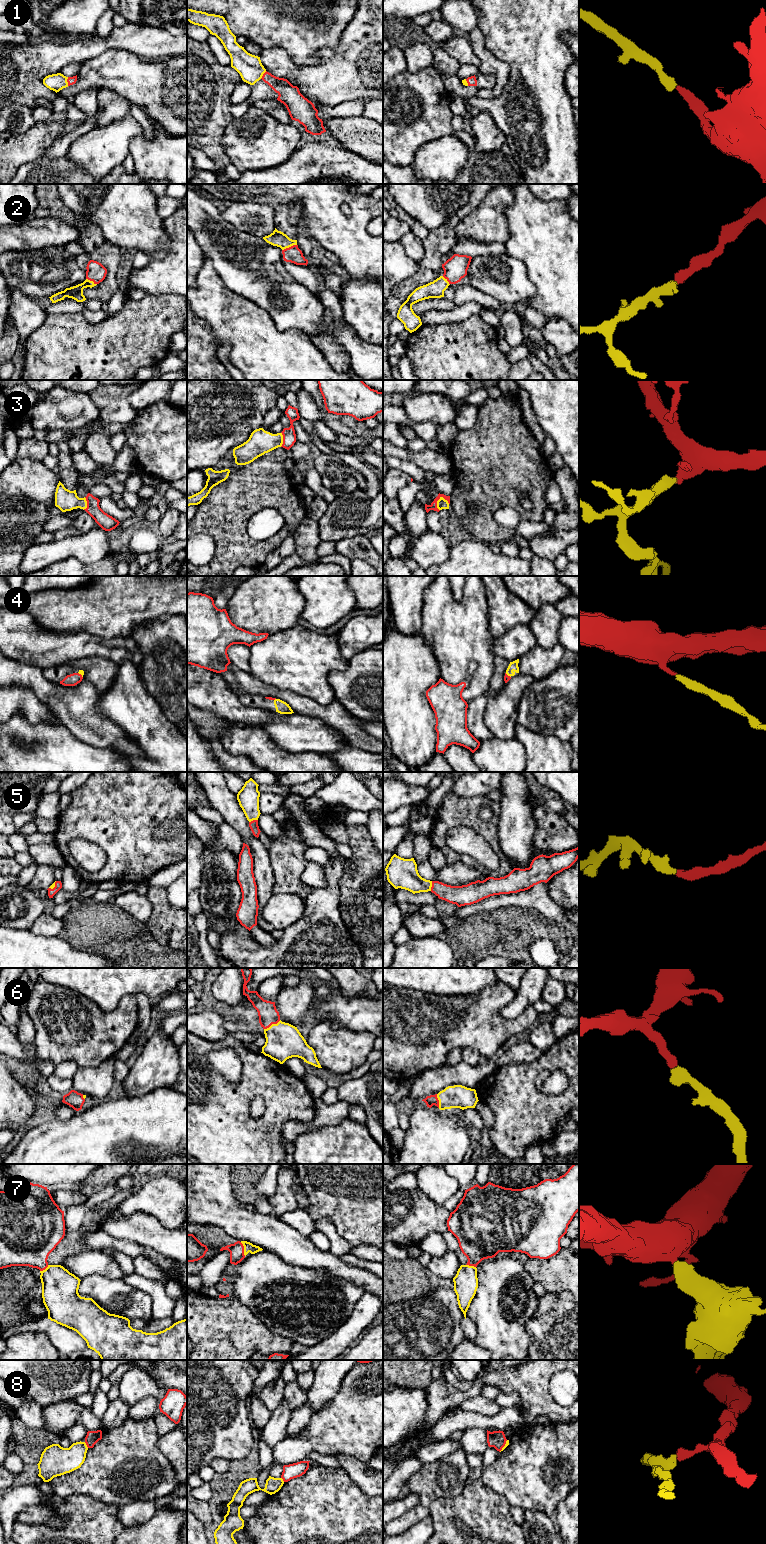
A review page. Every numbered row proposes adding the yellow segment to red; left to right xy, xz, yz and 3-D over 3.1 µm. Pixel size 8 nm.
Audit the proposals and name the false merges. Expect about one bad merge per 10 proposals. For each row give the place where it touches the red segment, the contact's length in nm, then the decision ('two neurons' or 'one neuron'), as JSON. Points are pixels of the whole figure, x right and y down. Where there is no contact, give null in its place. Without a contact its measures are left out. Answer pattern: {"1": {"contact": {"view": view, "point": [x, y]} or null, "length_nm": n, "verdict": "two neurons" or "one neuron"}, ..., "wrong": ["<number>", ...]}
{"1": {"contact": {"view": "xy", "point": [67, 81]}, "length_nm": 70, "verdict": "one neuron"}, "2": {"contact": {"view": "xz", "point": [289, 247]}, "length_nm": 130, "verdict": "one neuron"}, "3": {"contact": {"view": "yz", "point": [436, 503]}, "length_nm": 120, "verdict": "one neuron"}, "4": {"contact": {"view": "xy", "point": [81, 675]}, "length_nm": 60, "verdict": "one neuron"}, "5": {"contact": {"view": "yz", "point": [432, 886]}, "length_nm": 80, "verdict": "one neuron"}, "6": {"contact": {"view": "xz", "point": [272, 1023]}, "length_nm": 150, "verdict": "one neuron"}, "7": {"contact": {"view": "xz", "point": [243, 1249]}, "length_nm": 120, "verdict": "one neuron"}, "8": {"contact": {"view": "xy", "point": [86, 1444]}, "length_nm": 60, "verdict": "two neurons"}, "wrong": ["8"]}

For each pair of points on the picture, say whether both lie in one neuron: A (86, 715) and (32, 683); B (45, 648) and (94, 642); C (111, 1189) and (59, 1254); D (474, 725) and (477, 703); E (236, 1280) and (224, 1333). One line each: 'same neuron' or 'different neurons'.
A: same neuron
B: same neuron
C: same neuron
D: same neuron
E: different neurons

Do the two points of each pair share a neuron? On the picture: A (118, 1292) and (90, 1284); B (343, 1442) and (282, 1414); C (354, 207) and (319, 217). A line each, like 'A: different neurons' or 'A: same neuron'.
A: same neuron
B: different neurons
C: same neuron

